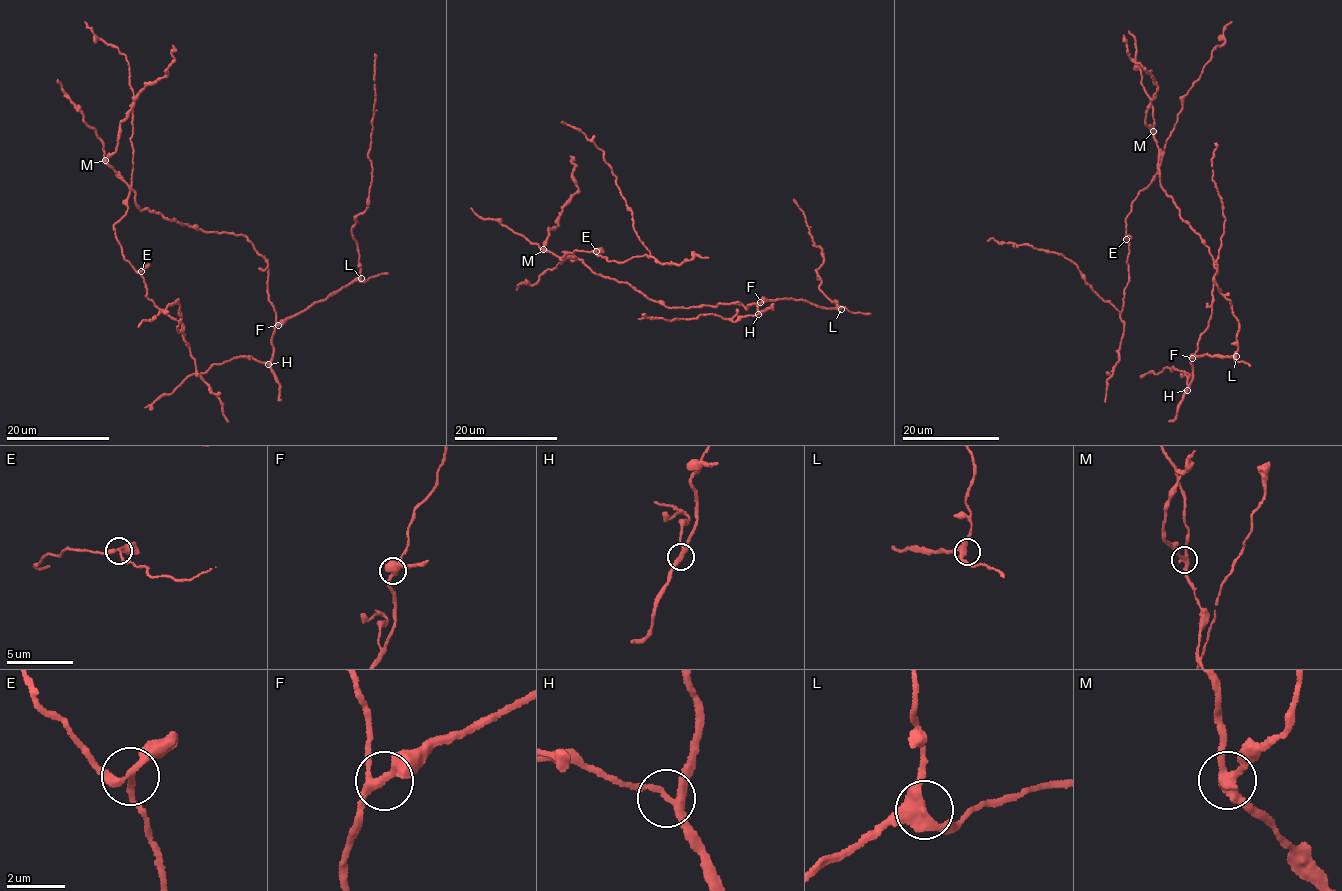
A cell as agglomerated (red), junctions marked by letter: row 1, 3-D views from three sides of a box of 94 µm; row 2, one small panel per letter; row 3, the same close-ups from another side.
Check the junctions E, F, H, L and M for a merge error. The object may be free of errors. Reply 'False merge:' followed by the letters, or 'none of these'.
False merge: M

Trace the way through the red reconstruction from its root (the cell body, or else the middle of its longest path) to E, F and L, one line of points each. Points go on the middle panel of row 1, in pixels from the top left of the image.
E: (681, 308), (664, 306), (625, 282), (594, 273), (582, 261), (563, 257), (577, 250), (595, 251)
F: (681, 308), (733, 303), (743, 305), (747, 310), (749, 305), (760, 302)
L: (681, 308), (733, 303), (743, 305), (747, 310), (753, 303), (785, 298), (841, 309)

